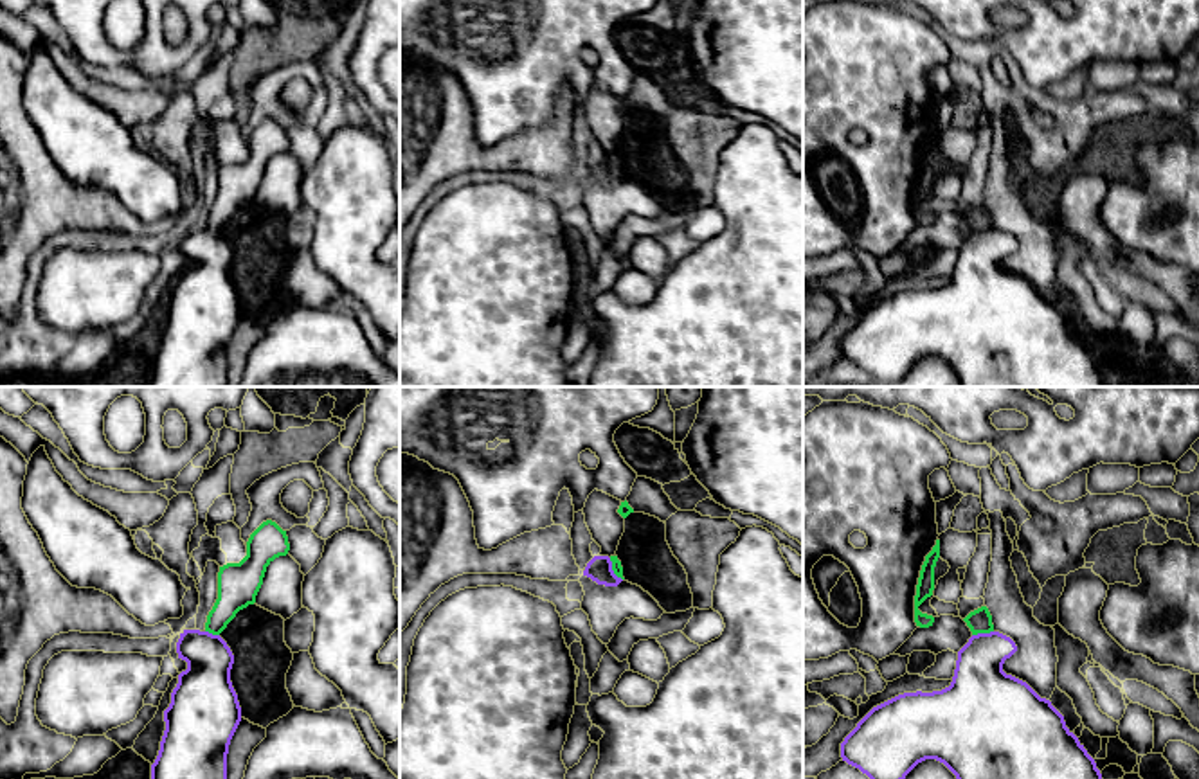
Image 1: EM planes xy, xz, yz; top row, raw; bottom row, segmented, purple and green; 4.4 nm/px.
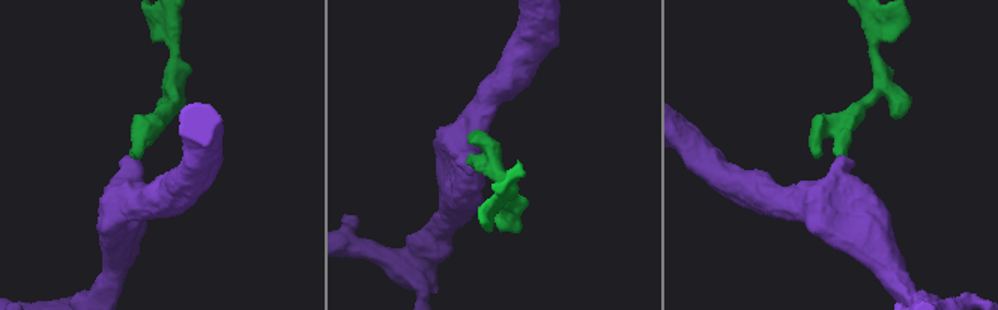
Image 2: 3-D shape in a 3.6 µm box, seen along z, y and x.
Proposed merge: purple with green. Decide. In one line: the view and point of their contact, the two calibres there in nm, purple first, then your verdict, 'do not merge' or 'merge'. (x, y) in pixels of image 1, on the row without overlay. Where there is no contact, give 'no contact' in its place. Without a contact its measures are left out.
yz (982, 231) | 260/110 nm | do not merge

